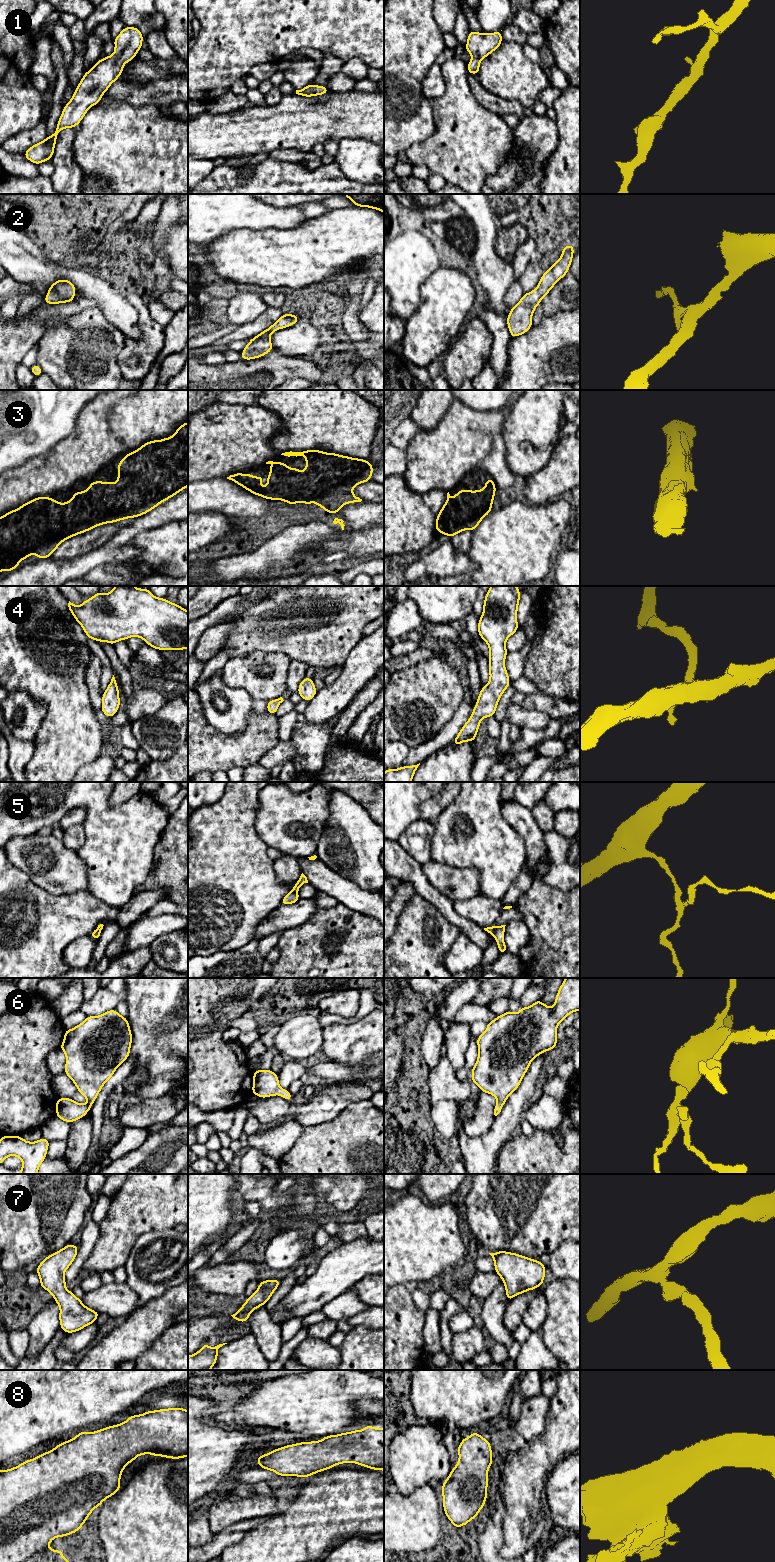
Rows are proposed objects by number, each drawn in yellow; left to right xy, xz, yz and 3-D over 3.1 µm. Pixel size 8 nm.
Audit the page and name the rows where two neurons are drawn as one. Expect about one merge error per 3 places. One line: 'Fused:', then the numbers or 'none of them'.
Fused: 5

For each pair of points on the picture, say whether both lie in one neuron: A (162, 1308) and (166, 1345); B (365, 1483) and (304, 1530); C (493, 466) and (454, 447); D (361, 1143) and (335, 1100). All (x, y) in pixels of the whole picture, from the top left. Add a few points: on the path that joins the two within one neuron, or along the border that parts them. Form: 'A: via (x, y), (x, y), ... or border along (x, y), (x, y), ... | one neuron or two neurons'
A: border along (173, 1322), (148, 1348) | two neurons
B: via (350, 1498), (346, 1502), (333, 1504), (319, 1517) | one neuron
C: border along (493, 439), (491, 450), (481, 462) | two neurons
D: border along (362, 1099), (350, 1102), (333, 1118), (321, 1123) | two neurons

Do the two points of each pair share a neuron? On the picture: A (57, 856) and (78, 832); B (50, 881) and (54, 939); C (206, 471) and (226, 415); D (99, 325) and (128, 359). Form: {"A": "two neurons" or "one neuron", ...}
{"A": "two neurons", "B": "two neurons", "C": "one neuron", "D": "two neurons"}

